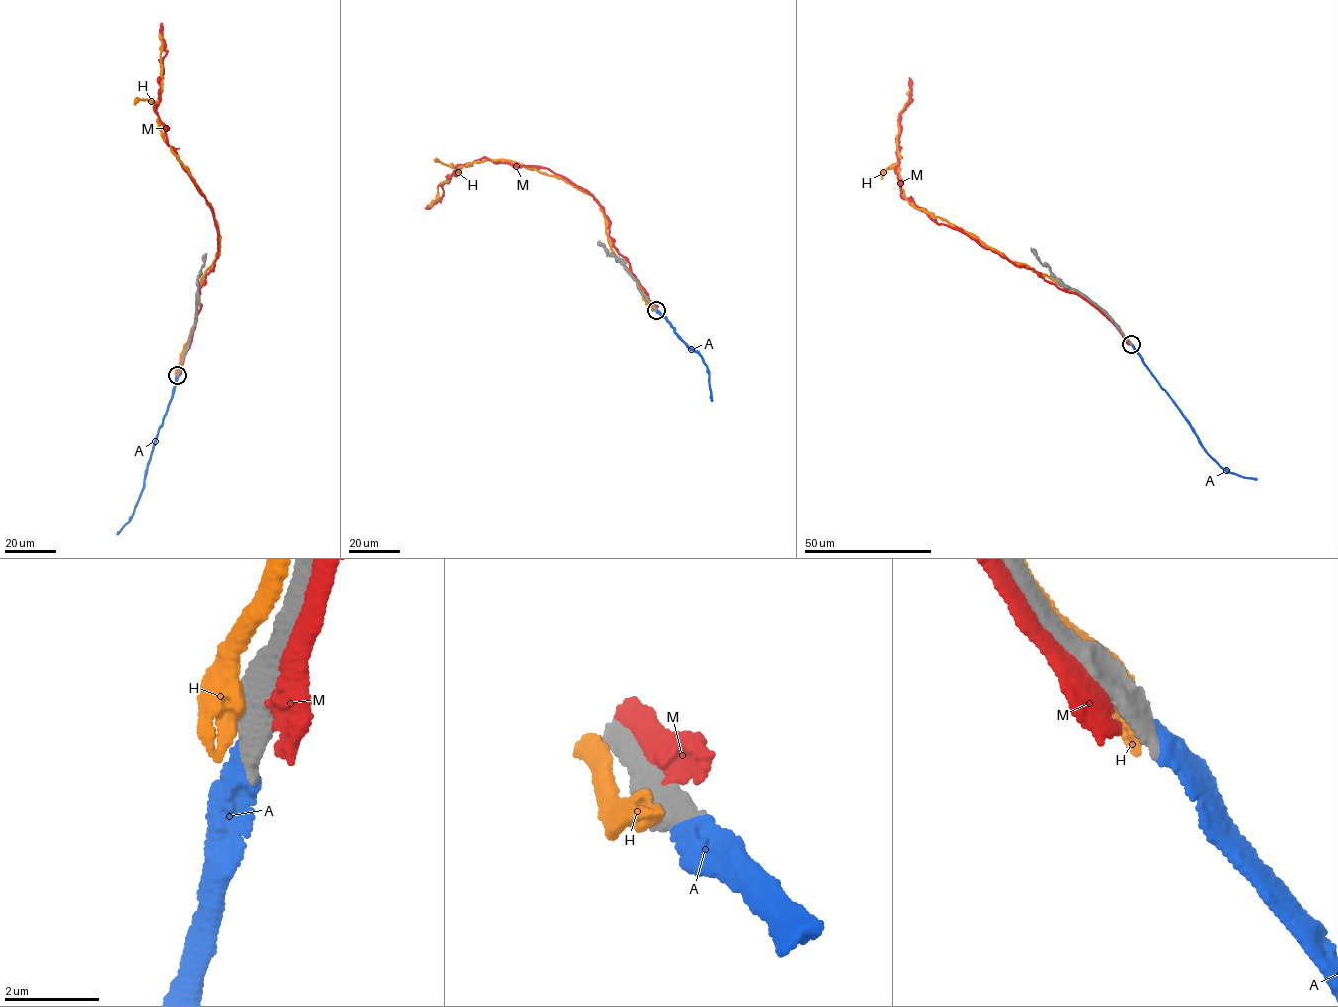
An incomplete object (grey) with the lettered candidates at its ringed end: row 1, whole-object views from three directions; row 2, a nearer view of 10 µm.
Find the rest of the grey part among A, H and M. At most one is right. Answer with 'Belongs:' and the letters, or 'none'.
Belongs: A

